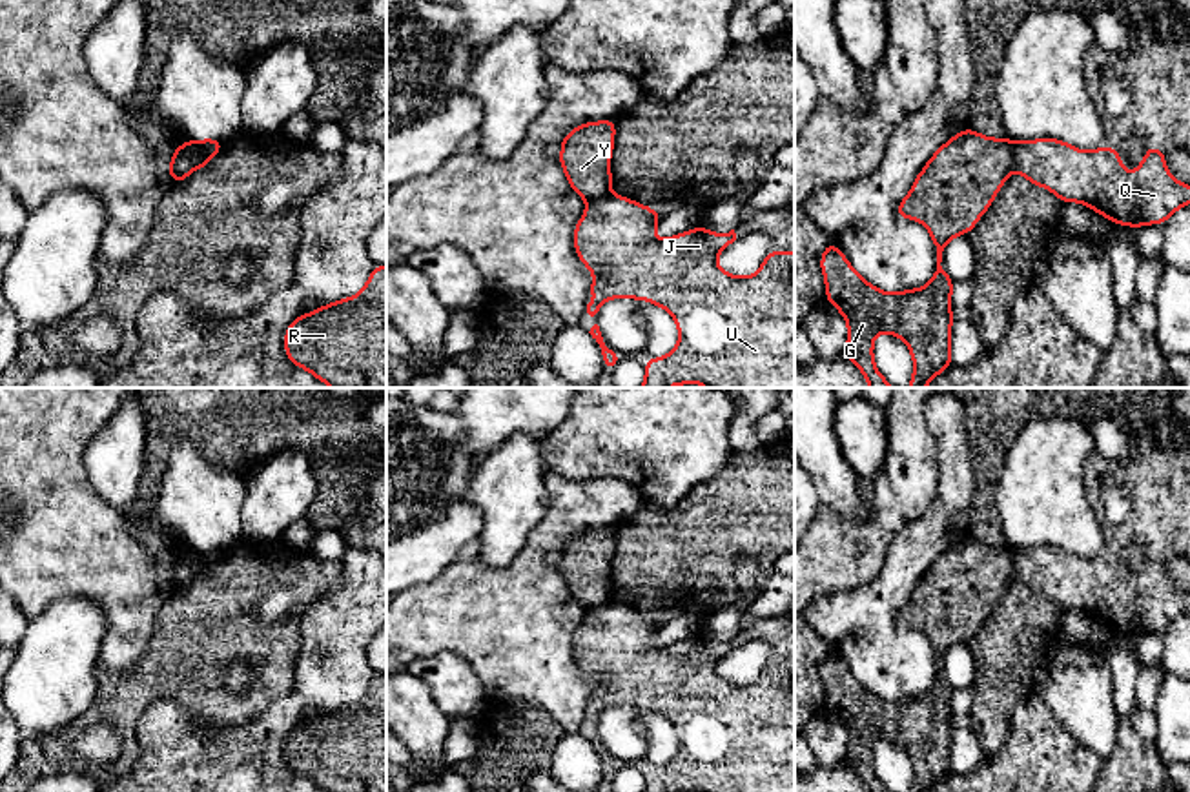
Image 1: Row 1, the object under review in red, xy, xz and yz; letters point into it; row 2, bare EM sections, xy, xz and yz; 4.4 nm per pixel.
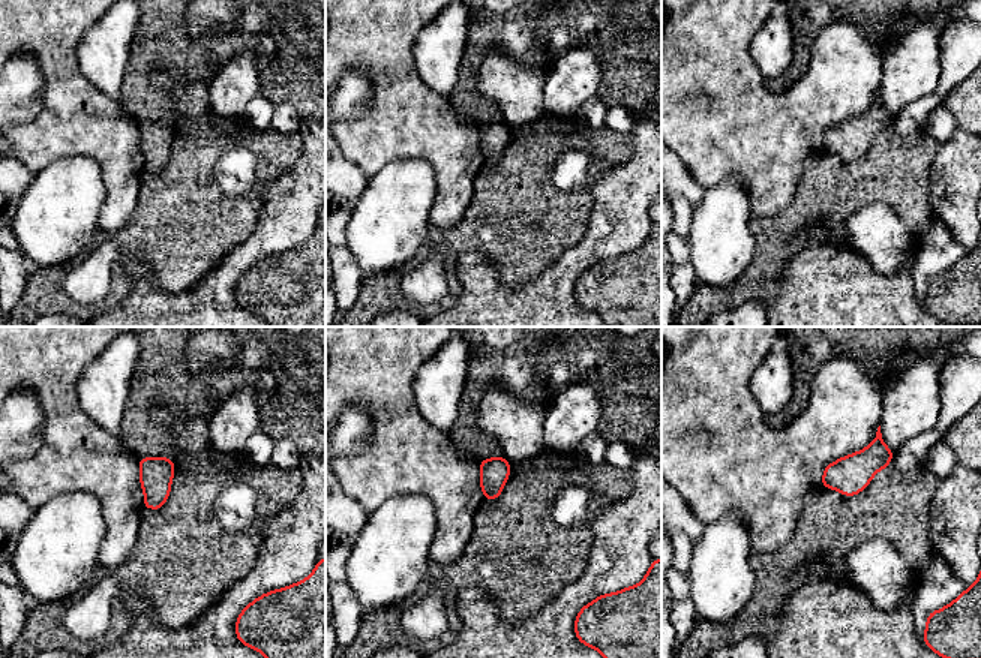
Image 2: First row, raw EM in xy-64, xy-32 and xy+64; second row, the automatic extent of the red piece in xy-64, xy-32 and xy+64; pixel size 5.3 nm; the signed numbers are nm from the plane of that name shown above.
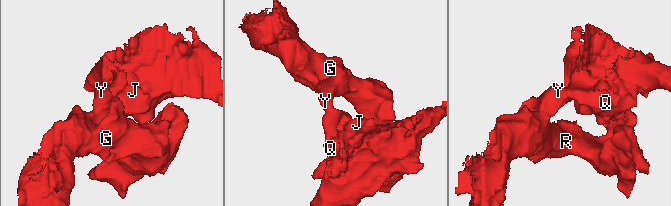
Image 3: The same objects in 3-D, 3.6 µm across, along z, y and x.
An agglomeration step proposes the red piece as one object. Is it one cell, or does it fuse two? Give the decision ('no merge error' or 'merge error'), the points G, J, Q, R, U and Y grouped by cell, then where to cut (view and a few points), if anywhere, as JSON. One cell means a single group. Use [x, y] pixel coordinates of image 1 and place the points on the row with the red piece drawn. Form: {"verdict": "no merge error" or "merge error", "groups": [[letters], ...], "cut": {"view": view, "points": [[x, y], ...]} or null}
{"verdict": "merge error", "groups": [["G", "R", "Y"], ["J", "Q", "U"]], "cut": {"view": "yz", "points": [[1012, 142], [1015, 170]]}}

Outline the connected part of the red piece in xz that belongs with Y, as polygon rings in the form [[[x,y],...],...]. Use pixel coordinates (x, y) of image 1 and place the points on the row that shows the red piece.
[[[614,120],[585,122],[559,144],[559,164],[570,188],[585,200],[610,195],[610,153],[614,149]]]

